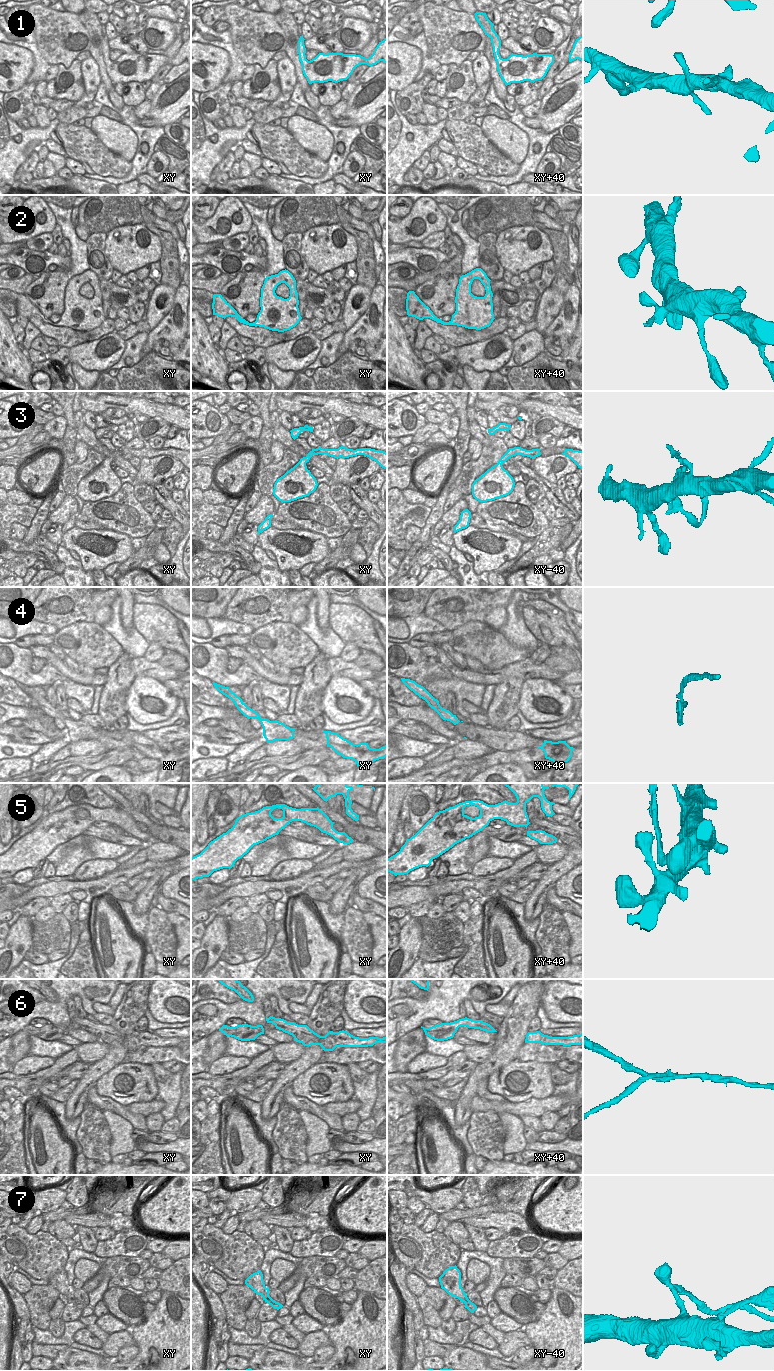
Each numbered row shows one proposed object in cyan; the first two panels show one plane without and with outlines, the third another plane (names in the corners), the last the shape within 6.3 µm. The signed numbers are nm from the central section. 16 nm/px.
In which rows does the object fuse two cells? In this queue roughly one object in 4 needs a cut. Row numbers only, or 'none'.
6, 7

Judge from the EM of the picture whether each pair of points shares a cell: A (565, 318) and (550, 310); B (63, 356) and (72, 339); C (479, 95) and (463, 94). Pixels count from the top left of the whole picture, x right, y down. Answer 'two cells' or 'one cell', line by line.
A: two cells
B: two cells
C: two cells

